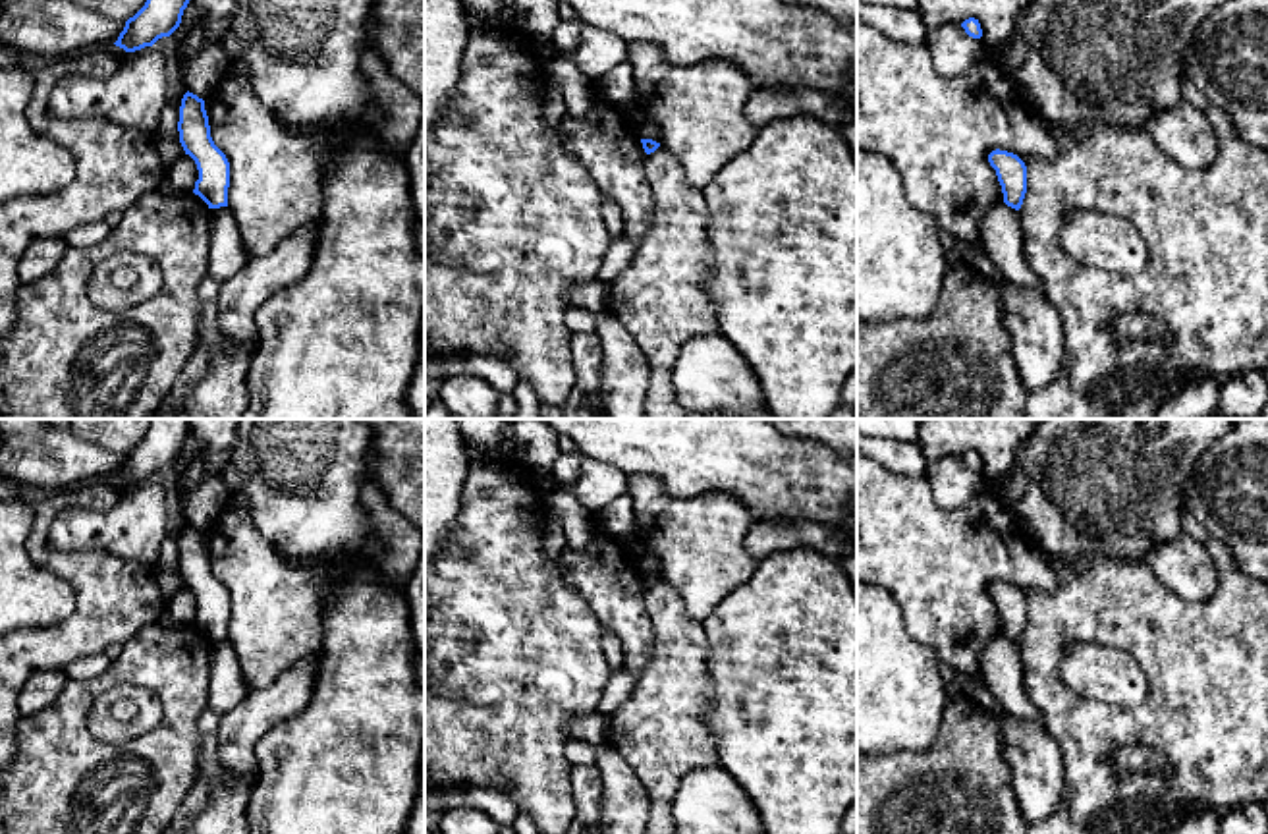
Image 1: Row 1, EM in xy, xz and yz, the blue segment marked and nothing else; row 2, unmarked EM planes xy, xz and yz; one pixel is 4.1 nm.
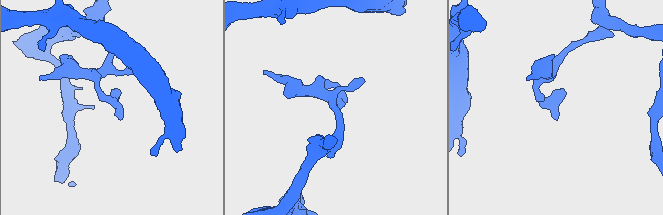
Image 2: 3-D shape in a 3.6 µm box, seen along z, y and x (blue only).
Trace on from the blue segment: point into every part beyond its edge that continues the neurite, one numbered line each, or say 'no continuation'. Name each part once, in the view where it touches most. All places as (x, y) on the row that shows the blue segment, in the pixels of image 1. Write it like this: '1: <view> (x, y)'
no continuation

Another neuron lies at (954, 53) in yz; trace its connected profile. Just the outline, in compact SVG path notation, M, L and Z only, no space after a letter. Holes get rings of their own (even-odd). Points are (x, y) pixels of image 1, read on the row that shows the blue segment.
M961 25L930 31L926 46L940 77L967 73L982 58L982 41L969 37Z

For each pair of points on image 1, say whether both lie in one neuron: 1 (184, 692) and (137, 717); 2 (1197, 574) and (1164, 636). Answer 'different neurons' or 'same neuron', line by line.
1: different neurons
2: different neurons

